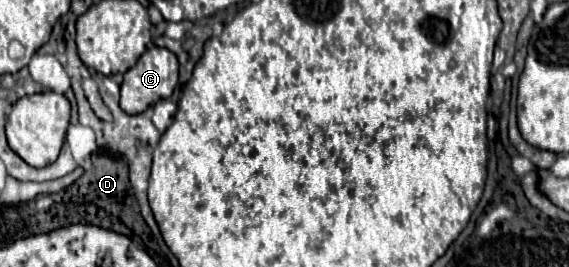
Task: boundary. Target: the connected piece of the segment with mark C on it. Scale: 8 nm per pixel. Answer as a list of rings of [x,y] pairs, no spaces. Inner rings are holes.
[[[152,46],[148,48],[138,62],[124,74],[124,82],[122,82],[122,98],[120,98],[120,106],[126,114],[140,114],[146,108],[150,108],[154,102],[168,98],[174,90],[178,82],[178,60],[176,56],[168,50],[168,48],[158,48]]]

